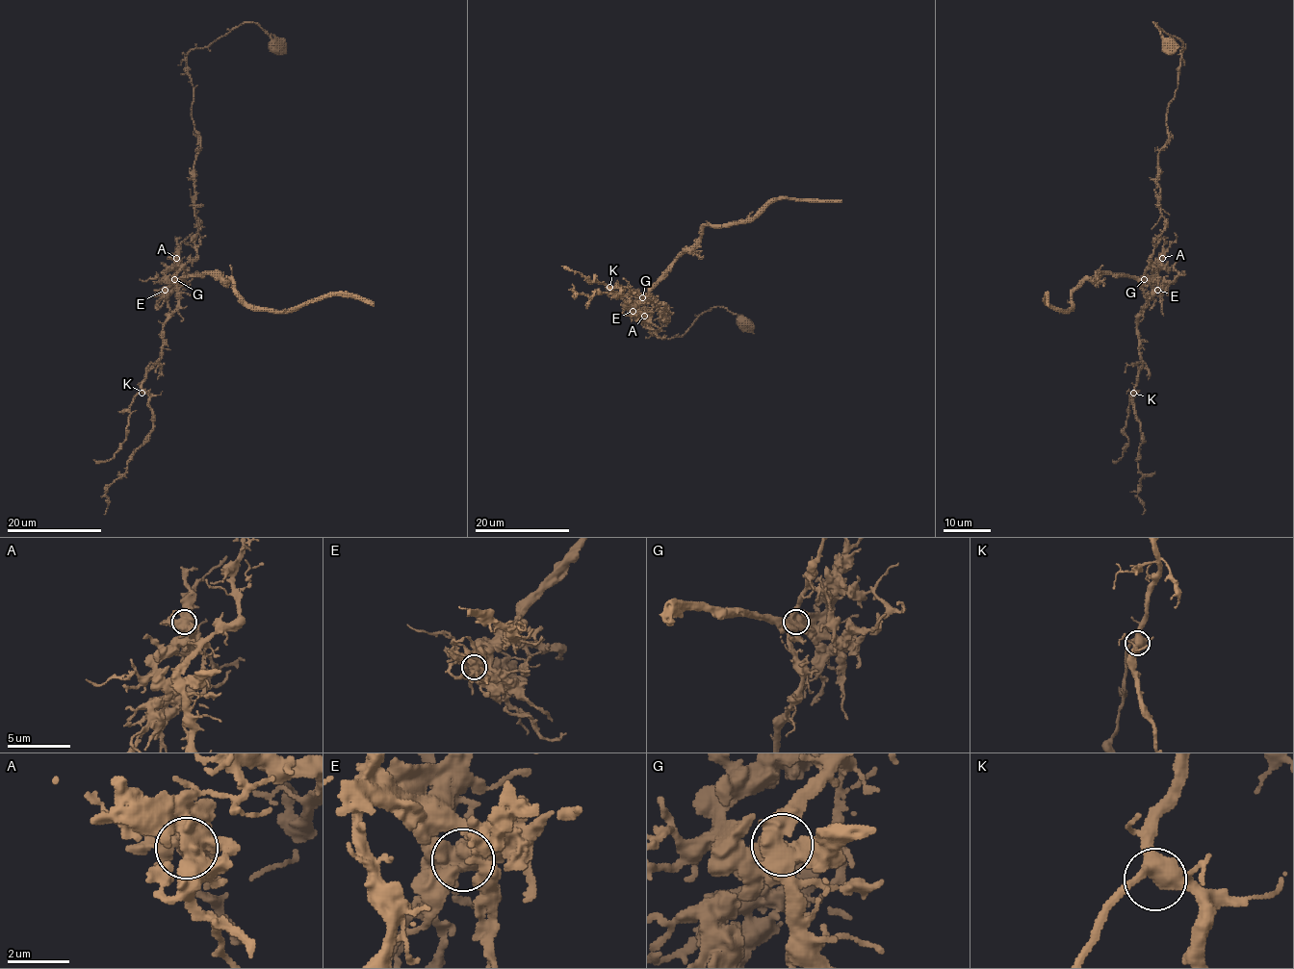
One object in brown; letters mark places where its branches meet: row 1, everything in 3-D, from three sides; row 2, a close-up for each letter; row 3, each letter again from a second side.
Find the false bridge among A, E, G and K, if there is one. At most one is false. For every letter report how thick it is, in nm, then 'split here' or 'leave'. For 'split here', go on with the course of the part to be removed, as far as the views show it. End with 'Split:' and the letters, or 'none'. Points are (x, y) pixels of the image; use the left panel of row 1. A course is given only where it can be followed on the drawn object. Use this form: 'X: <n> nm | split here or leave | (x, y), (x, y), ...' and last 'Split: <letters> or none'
A: 650 nm | leave
E: 600 nm | leave
G: 650 nm | split here | (175, 279), (219, 274), (229, 279), (233, 289), (254, 306), (286, 311), (332, 295), (359, 295), (374, 306)
K: 460 nm | leave
Split: G

